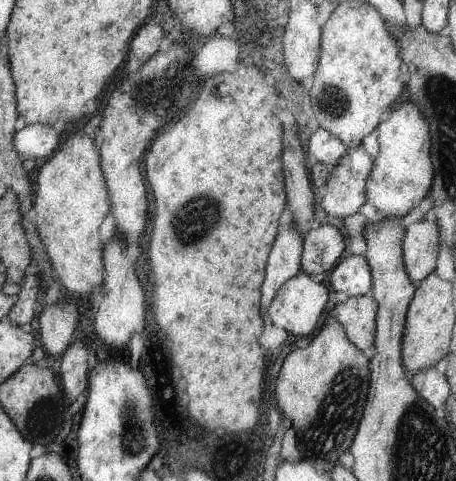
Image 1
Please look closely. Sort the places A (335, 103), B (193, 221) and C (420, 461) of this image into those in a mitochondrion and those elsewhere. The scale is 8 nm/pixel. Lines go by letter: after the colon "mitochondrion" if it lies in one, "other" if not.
A: mitochondrion
B: mitochondrion
C: mitochondrion

